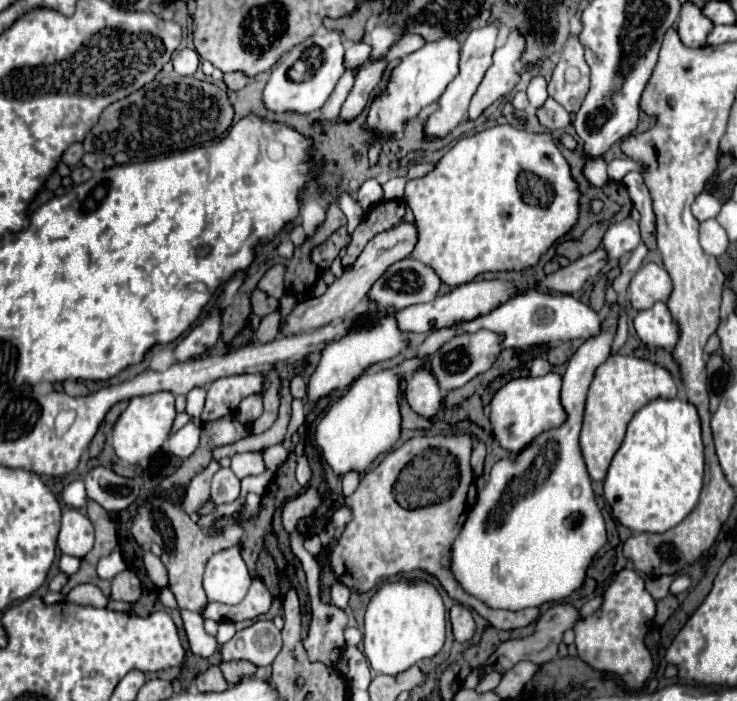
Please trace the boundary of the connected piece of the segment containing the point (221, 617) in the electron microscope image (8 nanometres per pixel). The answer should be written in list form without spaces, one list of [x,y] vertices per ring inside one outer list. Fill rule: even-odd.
[[[253,580],[247,596],[235,604],[235,606],[227,606],[227,604],[207,604],[207,608],[203,610],[203,618],[211,618],[215,622],[239,622],[239,620],[253,620],[259,618],[263,614],[269,612],[273,602],[271,592],[265,588],[265,584],[261,580]]]

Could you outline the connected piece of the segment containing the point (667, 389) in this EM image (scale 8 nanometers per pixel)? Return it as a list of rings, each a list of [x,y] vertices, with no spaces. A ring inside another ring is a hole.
[[[611,354],[597,368],[589,388],[583,430],[581,430],[581,452],[591,480],[605,480],[611,458],[619,450],[627,424],[633,418],[633,414],[655,398],[671,398],[671,396],[677,396],[677,384],[673,382],[671,374],[665,368],[651,364],[649,360]]]

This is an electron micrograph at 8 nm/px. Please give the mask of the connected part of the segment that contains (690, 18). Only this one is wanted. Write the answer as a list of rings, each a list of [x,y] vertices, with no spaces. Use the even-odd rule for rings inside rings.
[[[685,2],[681,8],[681,20],[677,30],[681,42],[689,48],[705,46],[705,40],[711,30],[713,30],[713,22],[703,14],[703,10],[691,2]]]

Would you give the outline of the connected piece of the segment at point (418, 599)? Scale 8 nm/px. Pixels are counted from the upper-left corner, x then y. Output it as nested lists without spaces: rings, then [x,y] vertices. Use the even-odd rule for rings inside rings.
[[[385,582],[371,598],[365,614],[365,656],[379,674],[397,676],[423,658],[433,658],[446,638],[446,614],[435,586],[427,582]]]

